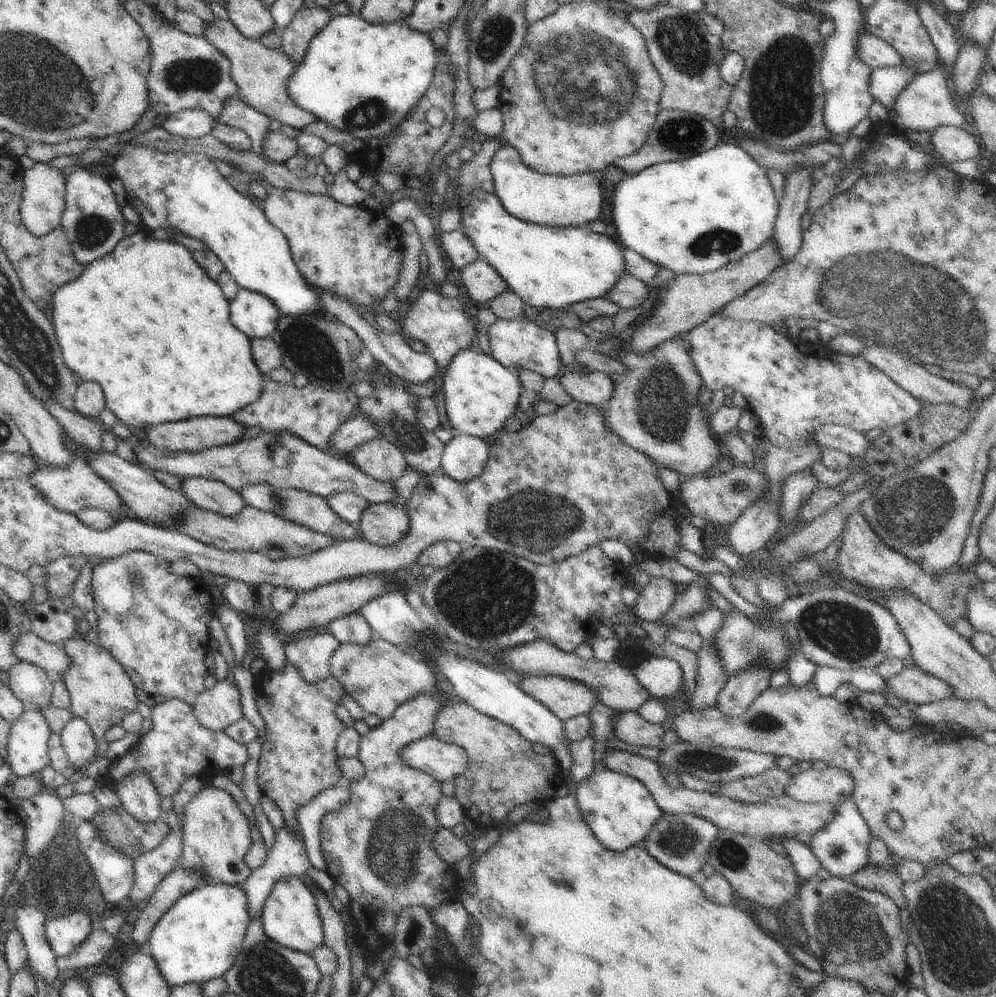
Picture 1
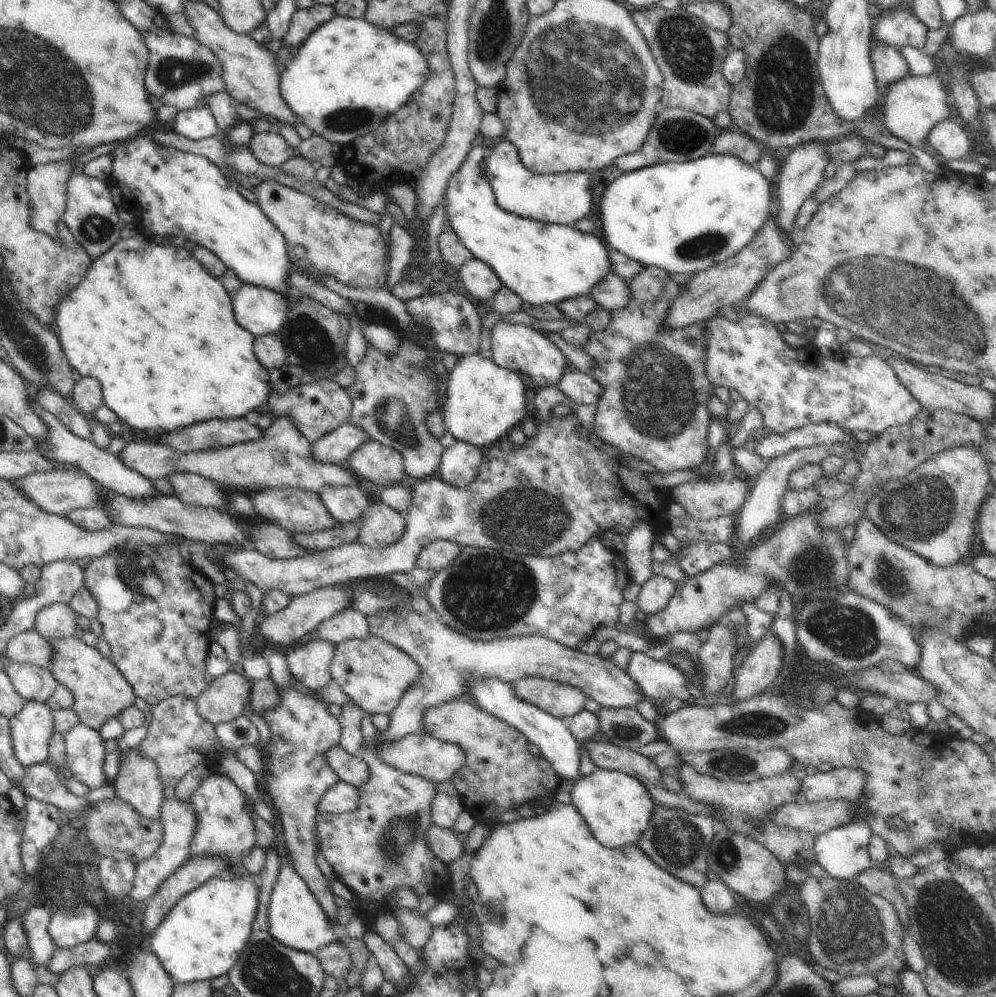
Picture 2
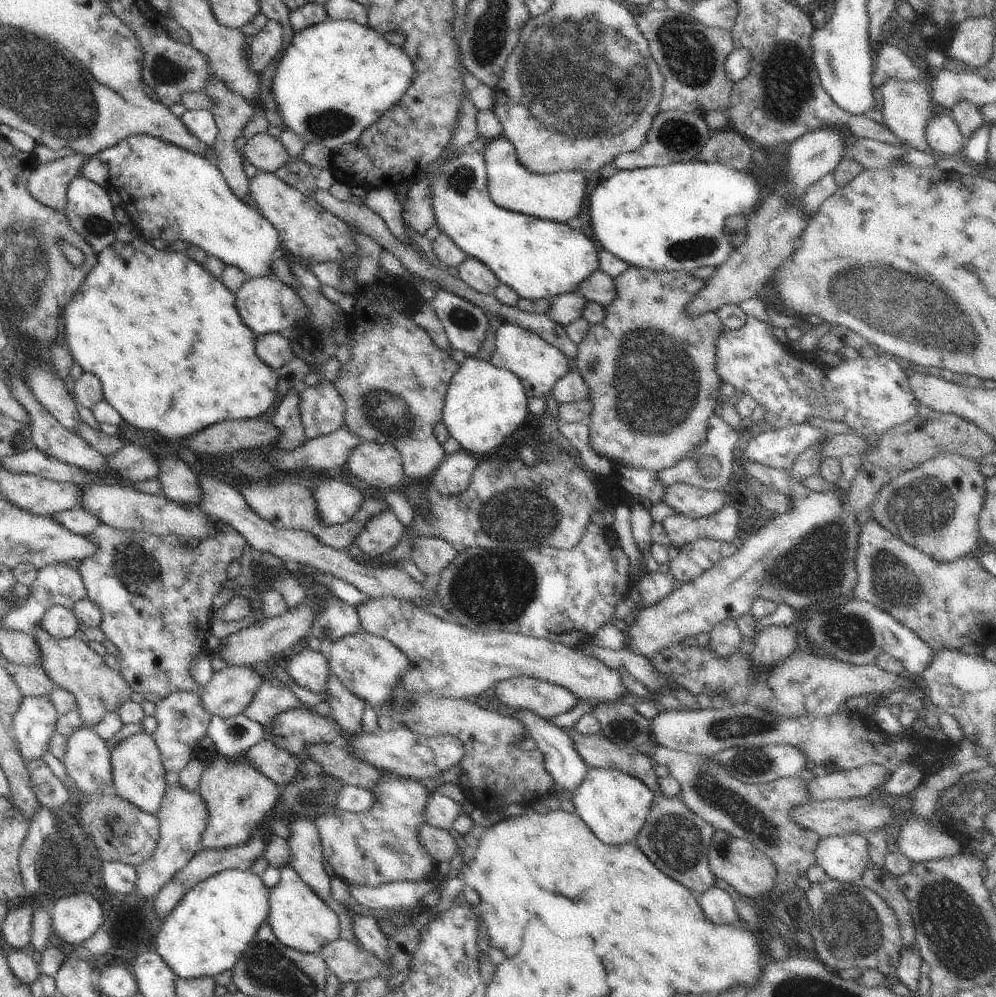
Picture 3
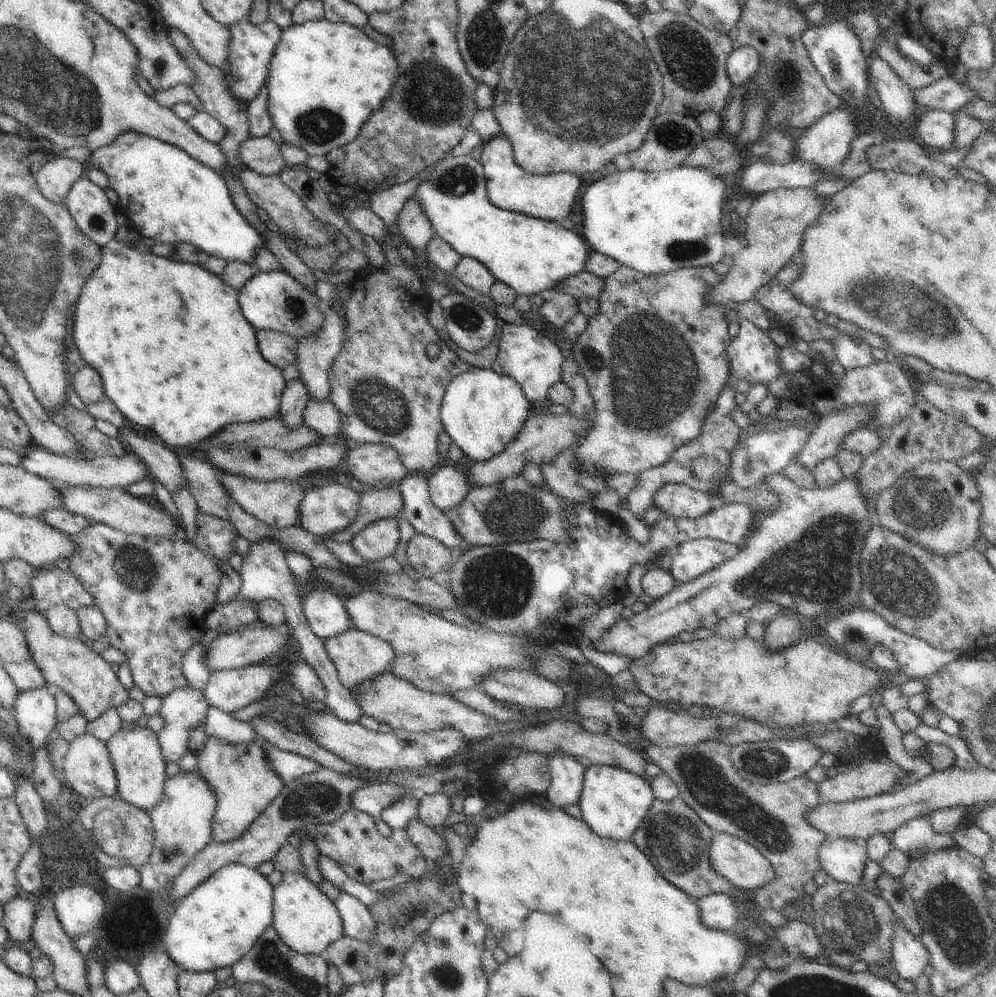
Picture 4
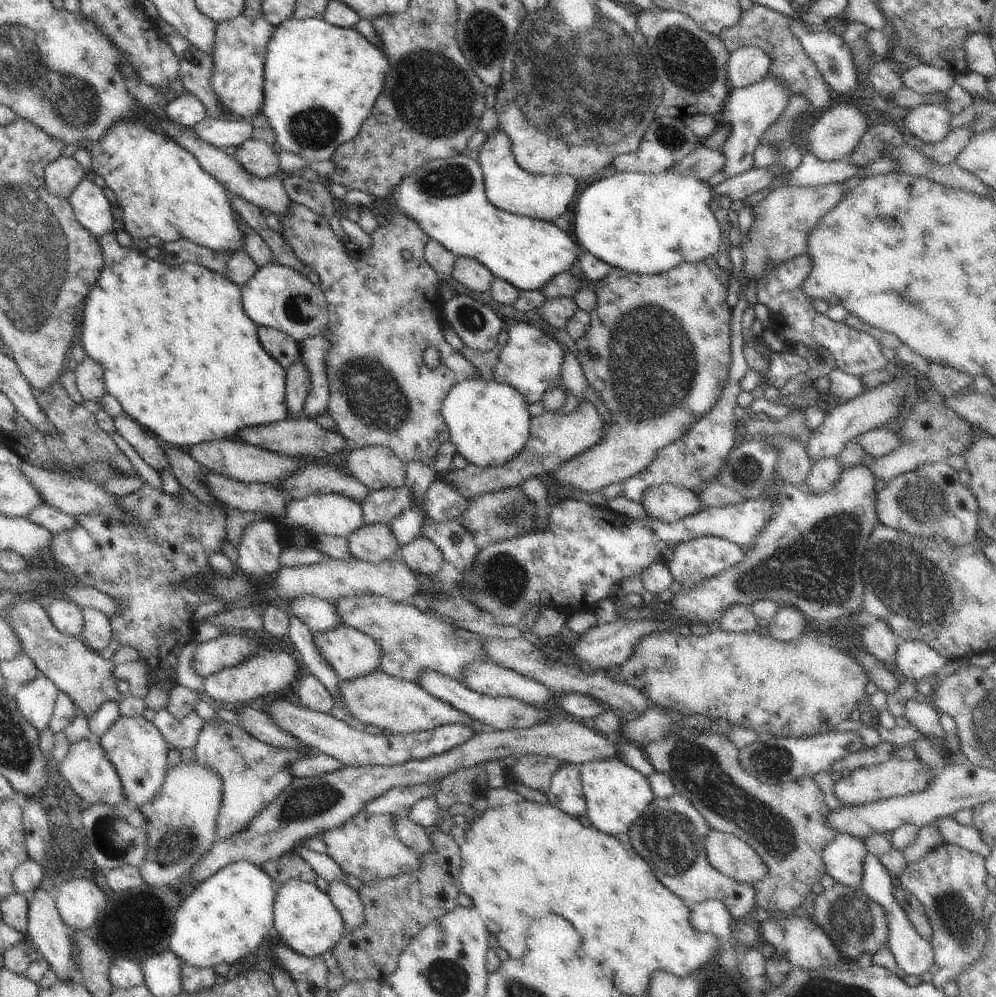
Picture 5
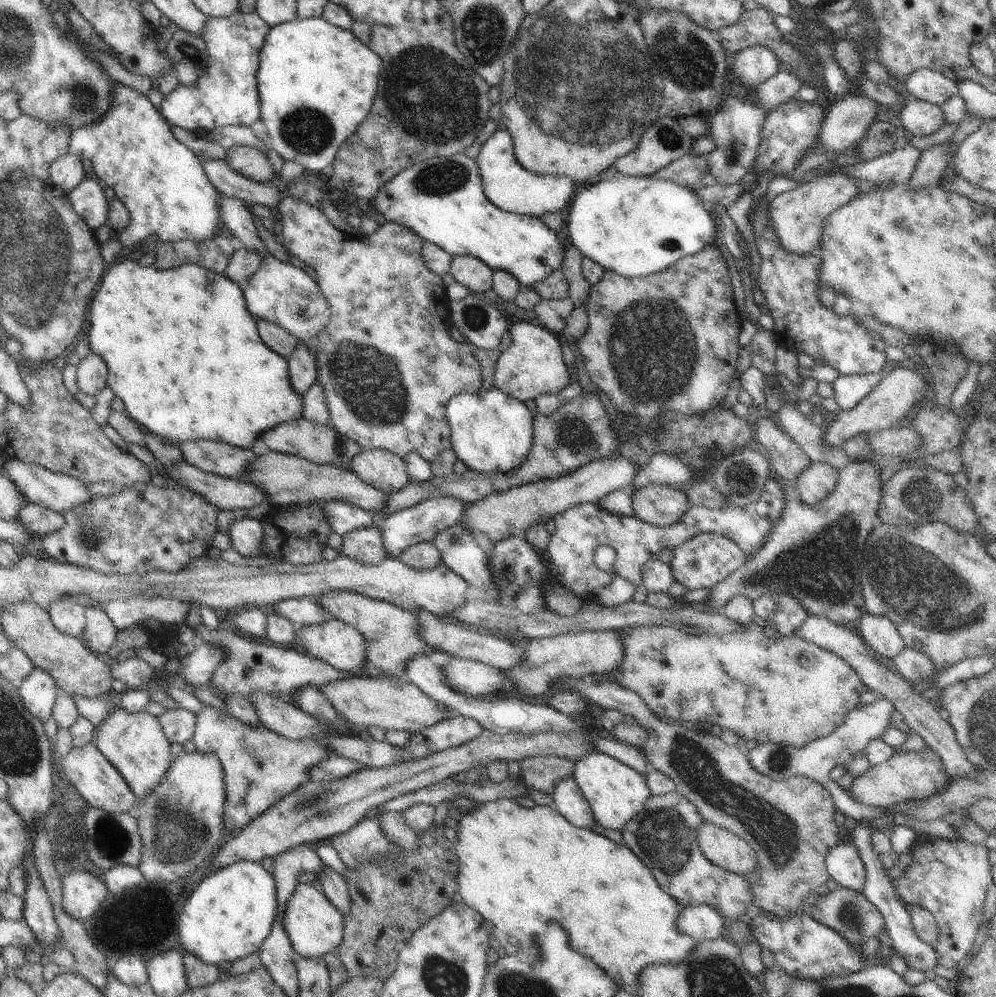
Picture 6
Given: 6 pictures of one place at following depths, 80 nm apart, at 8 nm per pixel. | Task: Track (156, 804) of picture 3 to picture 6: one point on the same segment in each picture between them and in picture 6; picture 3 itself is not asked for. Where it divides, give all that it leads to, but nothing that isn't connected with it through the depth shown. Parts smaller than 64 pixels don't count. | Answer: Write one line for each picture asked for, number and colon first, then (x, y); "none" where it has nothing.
4: (135, 751)
5: (137, 749)
6: (136, 745)

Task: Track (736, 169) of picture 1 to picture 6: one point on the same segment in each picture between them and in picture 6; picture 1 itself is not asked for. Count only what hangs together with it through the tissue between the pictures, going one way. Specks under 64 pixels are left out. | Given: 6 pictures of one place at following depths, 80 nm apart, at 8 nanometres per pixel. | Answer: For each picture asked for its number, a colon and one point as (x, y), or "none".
2: (687, 217)
3: (665, 218)
4: (654, 222)
5: (645, 224)
6: (636, 225)

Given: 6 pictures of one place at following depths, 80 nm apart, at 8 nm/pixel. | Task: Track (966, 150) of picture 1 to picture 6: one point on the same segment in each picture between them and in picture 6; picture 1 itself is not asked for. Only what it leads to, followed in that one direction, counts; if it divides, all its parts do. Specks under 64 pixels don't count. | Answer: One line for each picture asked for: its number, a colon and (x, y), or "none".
2: (948, 137)
3: (943, 135)
4: (936, 127)
5: (929, 122)
6: (917, 116)

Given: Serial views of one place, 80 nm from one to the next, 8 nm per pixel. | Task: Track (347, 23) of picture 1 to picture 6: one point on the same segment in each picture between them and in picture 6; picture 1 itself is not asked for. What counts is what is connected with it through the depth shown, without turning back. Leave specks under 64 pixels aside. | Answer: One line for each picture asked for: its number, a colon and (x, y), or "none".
2: (349, 75)
3: (335, 78)
4: (325, 79)
5: (320, 81)
6: (317, 82)

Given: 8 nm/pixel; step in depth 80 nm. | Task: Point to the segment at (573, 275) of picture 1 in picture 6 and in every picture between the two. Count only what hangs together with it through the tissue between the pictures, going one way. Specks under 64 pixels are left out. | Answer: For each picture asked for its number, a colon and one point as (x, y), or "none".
2: (544, 263)
3: (538, 259)
4: (531, 255)
5: (446, 197)
6: (441, 199)

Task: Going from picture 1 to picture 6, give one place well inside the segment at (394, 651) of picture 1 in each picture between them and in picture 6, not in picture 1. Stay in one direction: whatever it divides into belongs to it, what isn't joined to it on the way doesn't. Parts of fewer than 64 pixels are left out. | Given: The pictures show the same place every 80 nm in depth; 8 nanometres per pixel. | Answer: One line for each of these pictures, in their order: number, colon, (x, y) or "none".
2: (373, 672)
3: (370, 666)
4: (358, 656)
5: (351, 653)
6: (338, 643)

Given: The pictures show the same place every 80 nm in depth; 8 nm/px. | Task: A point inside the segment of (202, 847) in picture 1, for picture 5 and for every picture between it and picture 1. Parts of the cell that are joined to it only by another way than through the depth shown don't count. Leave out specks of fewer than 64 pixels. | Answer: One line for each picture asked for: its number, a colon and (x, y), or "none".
2: (226, 827)
3: (238, 795)
4: (245, 784)
5: (254, 773)

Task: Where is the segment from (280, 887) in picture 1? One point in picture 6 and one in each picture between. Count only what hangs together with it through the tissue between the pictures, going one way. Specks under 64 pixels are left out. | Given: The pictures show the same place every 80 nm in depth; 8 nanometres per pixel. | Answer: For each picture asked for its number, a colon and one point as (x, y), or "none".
2: (296, 919)
3: (299, 918)
4: (305, 919)
5: (306, 920)
6: (314, 925)

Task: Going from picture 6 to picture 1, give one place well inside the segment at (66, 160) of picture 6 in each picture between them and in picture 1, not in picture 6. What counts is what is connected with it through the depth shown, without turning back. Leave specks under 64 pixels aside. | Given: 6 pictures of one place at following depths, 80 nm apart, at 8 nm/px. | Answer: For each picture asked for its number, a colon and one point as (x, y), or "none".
1: (42, 203)
2: (47, 183)
3: (48, 183)
4: (55, 179)
5: (62, 176)

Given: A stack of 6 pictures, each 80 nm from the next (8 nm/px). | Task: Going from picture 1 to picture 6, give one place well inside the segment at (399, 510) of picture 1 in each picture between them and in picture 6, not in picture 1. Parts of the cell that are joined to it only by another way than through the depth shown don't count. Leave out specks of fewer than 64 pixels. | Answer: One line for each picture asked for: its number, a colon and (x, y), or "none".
2: (381, 525)
3: (382, 532)
4: (378, 540)
5: (374, 543)
6: (365, 545)

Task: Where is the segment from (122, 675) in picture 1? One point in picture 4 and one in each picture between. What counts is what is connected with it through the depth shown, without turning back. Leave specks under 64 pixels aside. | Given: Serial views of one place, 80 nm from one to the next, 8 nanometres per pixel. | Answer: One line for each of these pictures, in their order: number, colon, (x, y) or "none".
2: (100, 690)
3: (70, 663)
4: (67, 662)

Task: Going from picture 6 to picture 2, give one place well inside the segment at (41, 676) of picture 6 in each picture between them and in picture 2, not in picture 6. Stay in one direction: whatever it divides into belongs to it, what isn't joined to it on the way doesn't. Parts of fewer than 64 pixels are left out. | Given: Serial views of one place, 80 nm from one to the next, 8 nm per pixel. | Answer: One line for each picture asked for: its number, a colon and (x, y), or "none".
2: (31, 729)
3: (34, 722)
4: (35, 709)
5: (36, 699)

